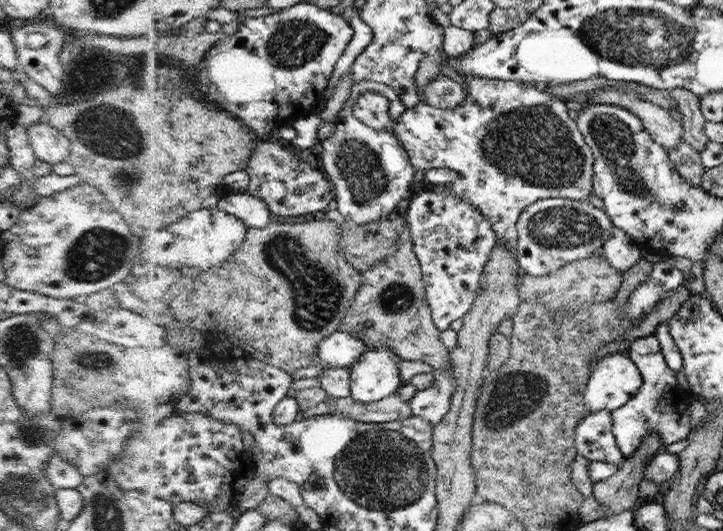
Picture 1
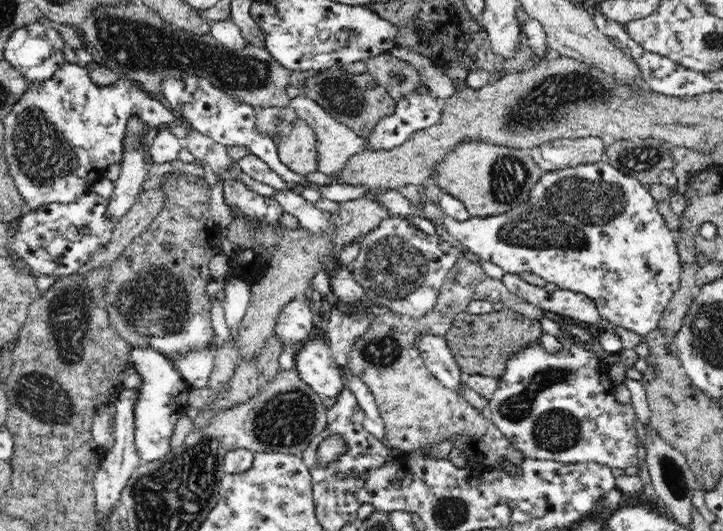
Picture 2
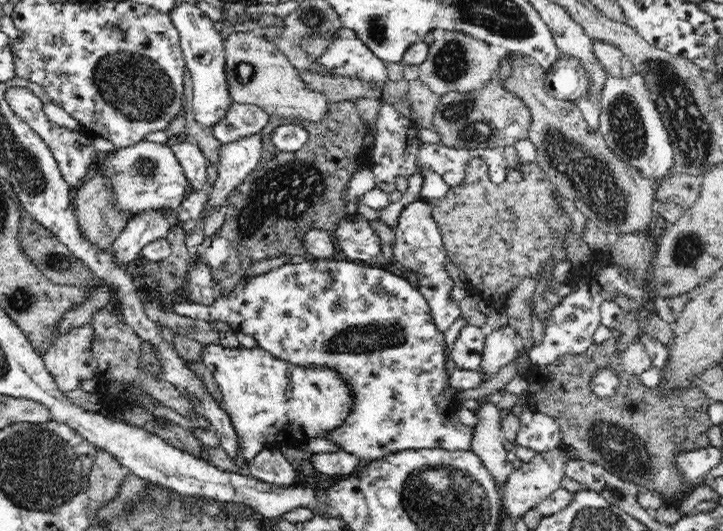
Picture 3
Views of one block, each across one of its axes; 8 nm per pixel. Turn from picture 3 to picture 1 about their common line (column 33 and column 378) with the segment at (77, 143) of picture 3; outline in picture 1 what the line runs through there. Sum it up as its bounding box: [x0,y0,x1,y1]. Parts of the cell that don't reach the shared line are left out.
[355,74,593,253]

